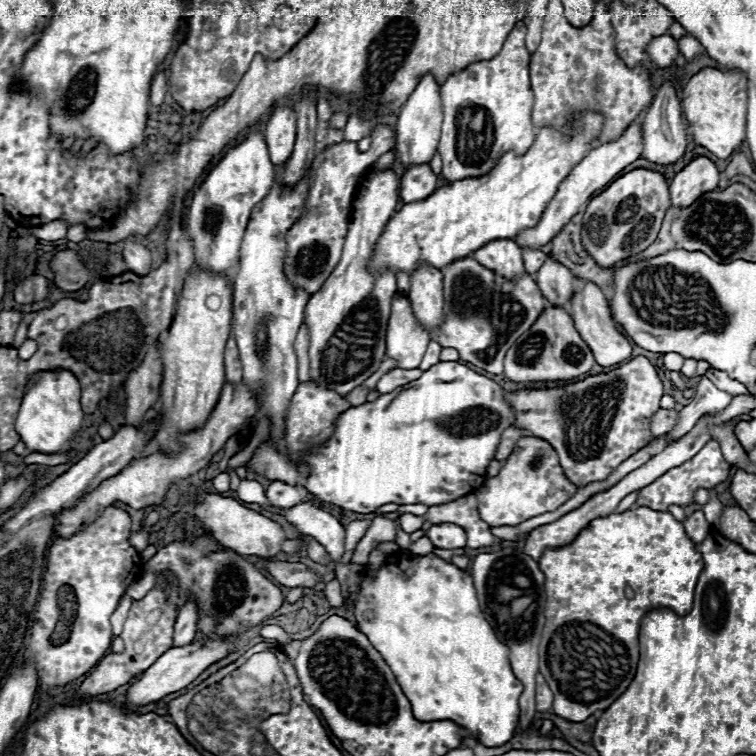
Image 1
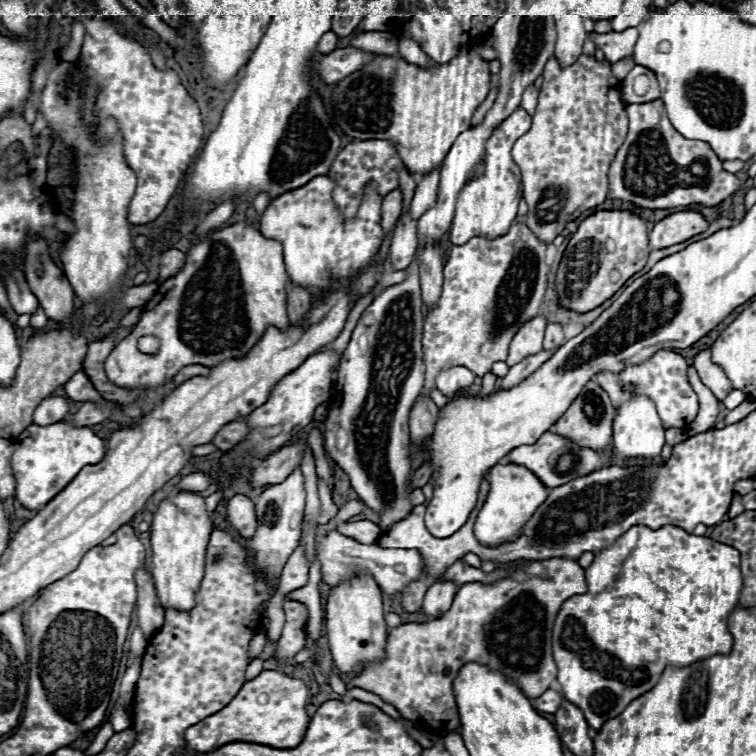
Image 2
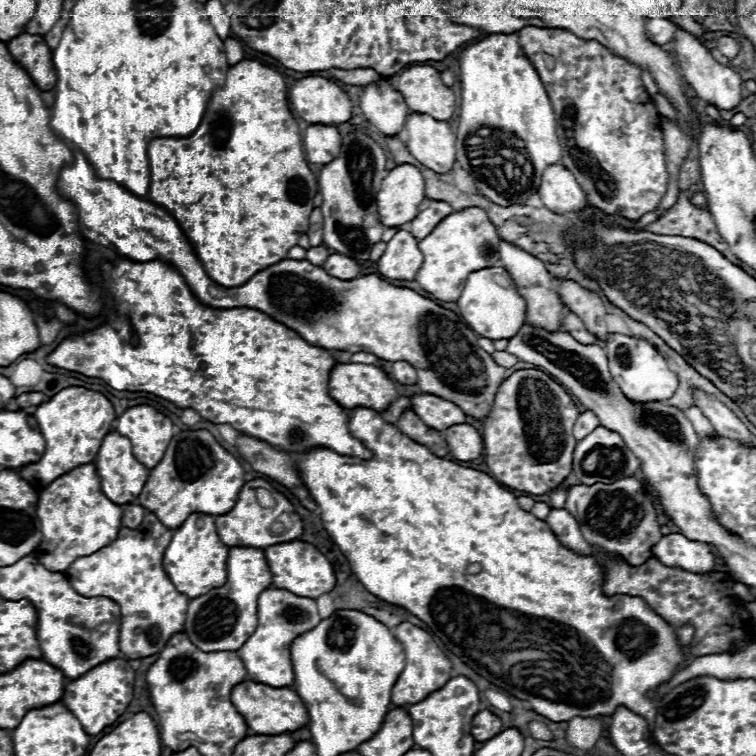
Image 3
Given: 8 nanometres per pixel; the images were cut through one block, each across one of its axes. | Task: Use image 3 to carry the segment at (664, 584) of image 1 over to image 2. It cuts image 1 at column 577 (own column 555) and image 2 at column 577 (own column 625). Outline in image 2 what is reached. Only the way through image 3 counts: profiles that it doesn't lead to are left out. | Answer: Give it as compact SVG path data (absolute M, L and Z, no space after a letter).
M672 524L662 526L658 530L650 530L648 526L634 526L626 534L622 534L618 540L614 540L612 546L596 552L594 562L586 568L586 582L588 582L588 592L584 596L578 594L578 596L568 598L556 614L554 628L552 628L552 654L554 654L554 662L558 666L558 682L562 686L562 694L566 696L566 700L576 704L584 712L586 722L596 730L600 730L600 726L606 720L616 718L634 698L652 690L666 666L688 666L690 662L708 658L710 654L730 654L730 650L732 650L734 640L732 640L732 634L728 632L728 614L736 608L738 594L742 588L740 552L734 550L732 546L720 544L706 536L688 534L682 528L672 526Z

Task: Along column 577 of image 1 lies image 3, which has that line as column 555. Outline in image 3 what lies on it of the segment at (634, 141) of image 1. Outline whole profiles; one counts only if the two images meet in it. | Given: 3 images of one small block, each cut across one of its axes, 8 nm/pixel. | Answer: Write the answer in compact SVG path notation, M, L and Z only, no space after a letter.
M560 164L546 168L546 174L542 176L540 194L544 206L554 214L578 214L586 206L586 194L578 186L574 174L570 174L570 170Z

